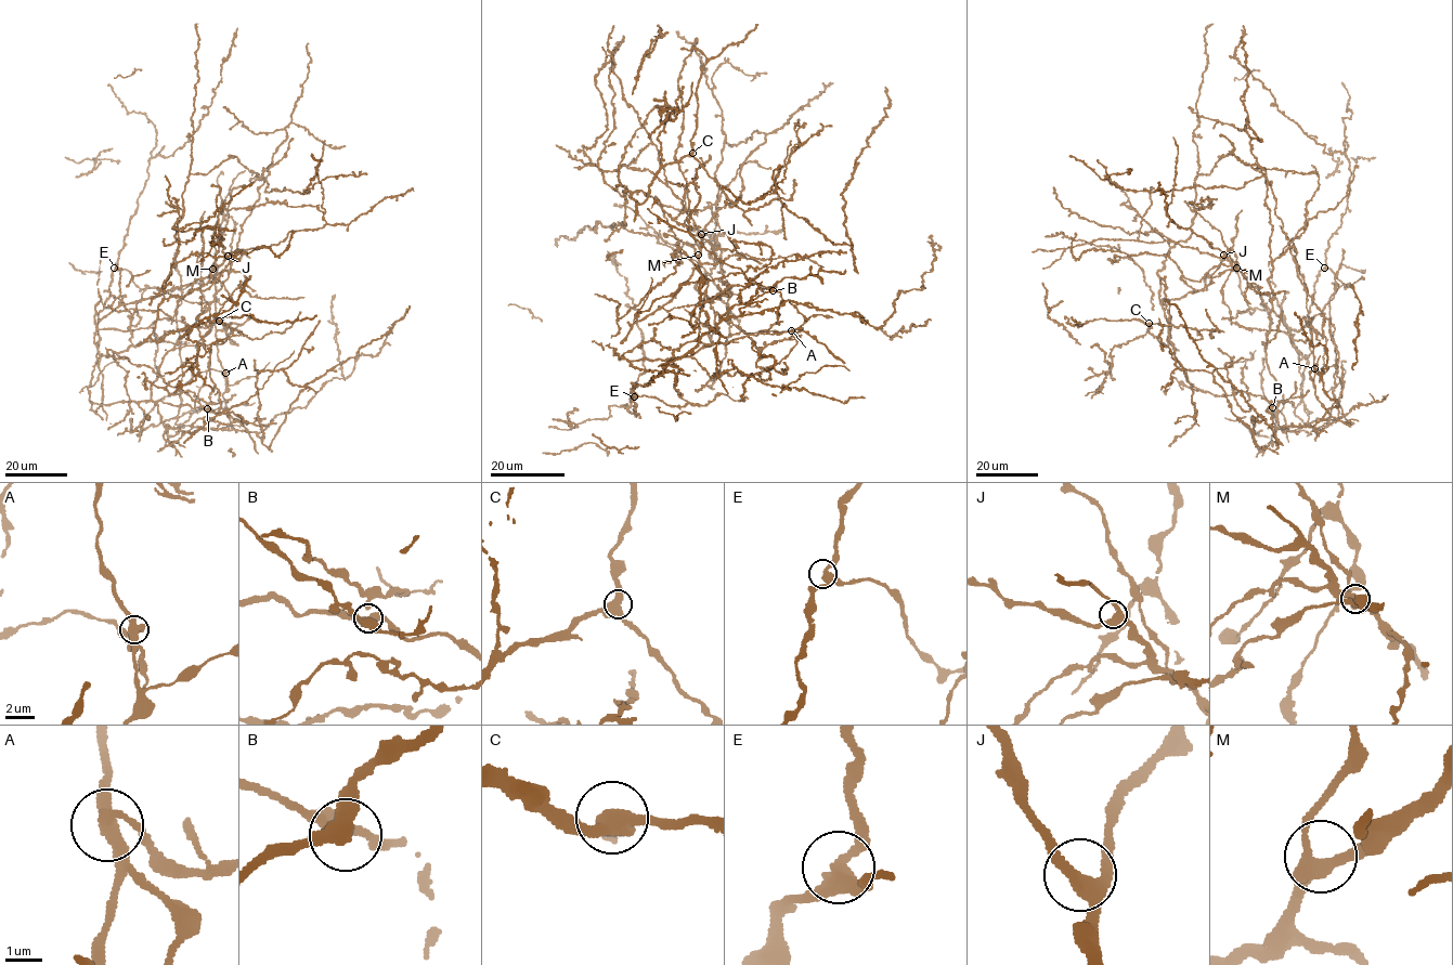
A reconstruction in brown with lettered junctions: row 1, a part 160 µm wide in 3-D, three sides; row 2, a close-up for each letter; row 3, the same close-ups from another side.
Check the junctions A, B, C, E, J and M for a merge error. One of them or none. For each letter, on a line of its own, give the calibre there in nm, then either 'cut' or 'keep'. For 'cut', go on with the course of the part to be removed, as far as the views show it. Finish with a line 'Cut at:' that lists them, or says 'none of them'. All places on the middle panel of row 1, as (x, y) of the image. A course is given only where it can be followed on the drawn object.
A: 360 nm thick; cut; foreign part runs (791, 330), (773, 335), (740, 331), (725, 337), (708, 325), (702, 326), (685, 309)
B: 380 nm thick; keep
C: 400 nm thick; keep
E: 340 nm thick; keep
J: 360 nm thick; keep
M: 400 nm thick; keep
Cut at: A

